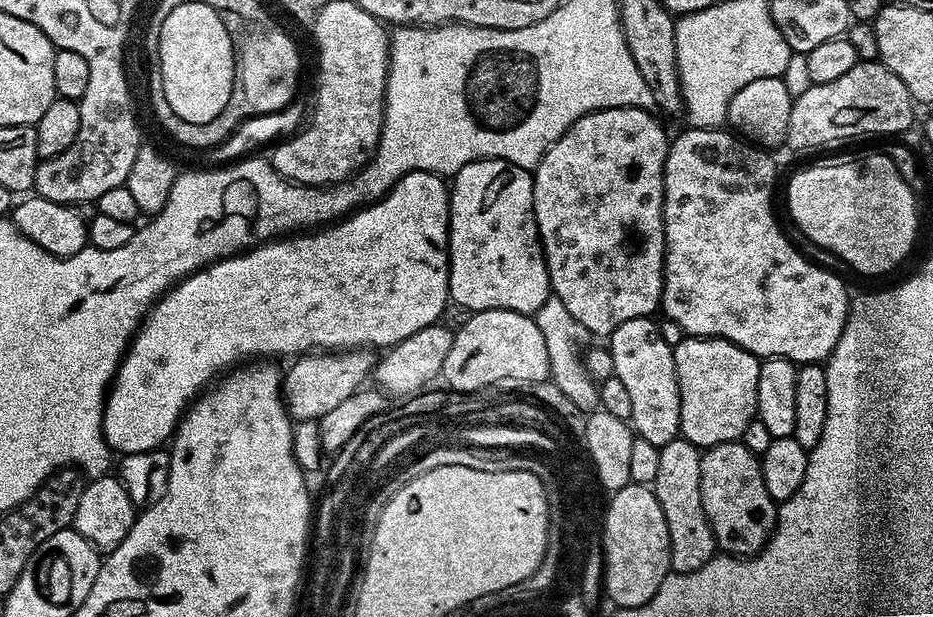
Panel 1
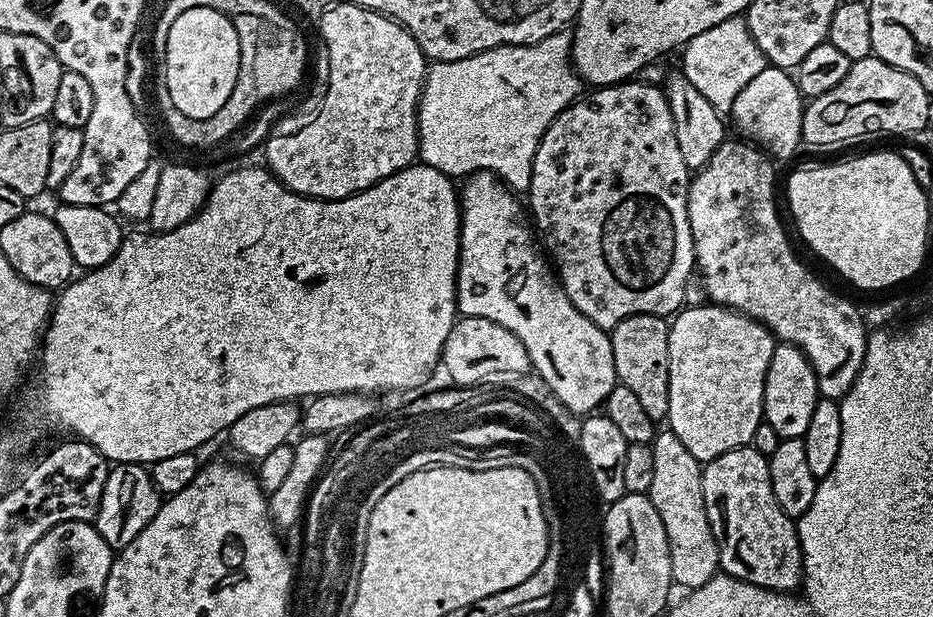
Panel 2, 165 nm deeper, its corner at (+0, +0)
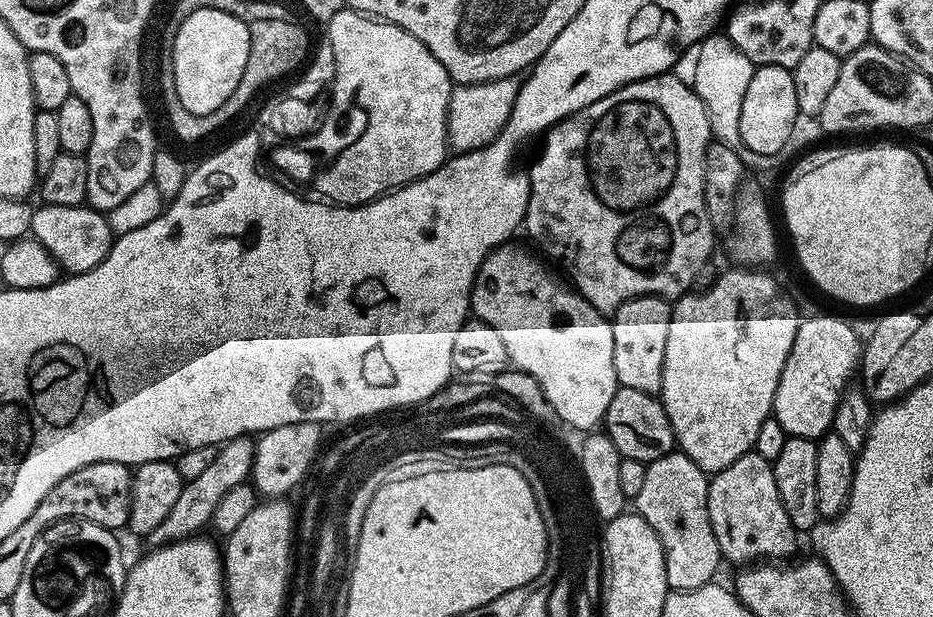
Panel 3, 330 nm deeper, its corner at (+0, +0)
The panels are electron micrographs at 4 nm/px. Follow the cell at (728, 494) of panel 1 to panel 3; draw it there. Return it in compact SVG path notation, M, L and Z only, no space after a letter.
M755 450L747 452L708 481L708 513L721 557L736 566L753 562L780 562L796 548L798 533L782 506L773 461L762 458Z

